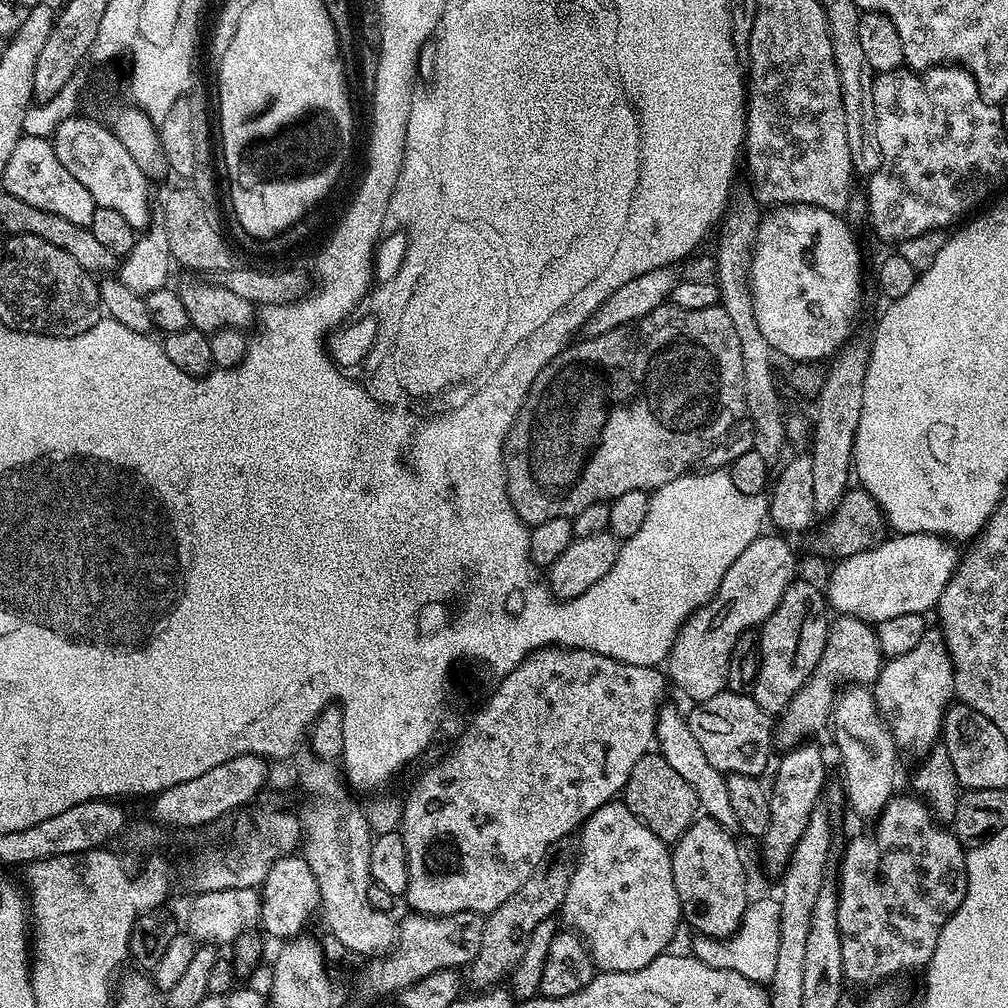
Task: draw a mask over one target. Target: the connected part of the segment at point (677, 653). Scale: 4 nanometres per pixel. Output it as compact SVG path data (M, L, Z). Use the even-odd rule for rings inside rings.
M761 534L734 558L734 566L726 570L726 578L716 593L692 614L676 635L666 661L666 676L692 702L709 700L714 694L725 691L730 650L734 650L742 634L759 629L764 620L774 614L778 602L782 602L782 594L786 594L786 586L797 579L796 552L784 541L787 539L783 535L775 535Z

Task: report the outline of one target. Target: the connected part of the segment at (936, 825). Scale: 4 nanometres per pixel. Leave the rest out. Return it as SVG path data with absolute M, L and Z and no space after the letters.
M893 794L890 802L881 810L879 816L873 823L874 827L867 834L862 834L852 839L842 858L840 866L840 884L838 883L838 930L840 931L840 941L842 942L842 966L844 967L845 981L852 982L852 979L861 980L867 986L876 986L881 982L888 982L891 976L896 976L899 972L912 972L915 968L923 969L930 962L934 954L934 946L938 946L938 934L942 934L942 926L962 906L962 898L966 898L966 886L968 885L968 875L966 874L966 848L958 842L958 838L953 834L951 827L945 826L933 816L932 811L924 803L919 795L900 796Z

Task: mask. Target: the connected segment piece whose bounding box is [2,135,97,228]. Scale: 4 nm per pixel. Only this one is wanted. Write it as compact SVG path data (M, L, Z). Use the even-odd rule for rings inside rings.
M21 136L18 146L14 146L14 154L10 154L10 162L6 162L6 170L2 173L3 191L14 194L14 198L22 198L29 206L38 206L38 210L50 210L50 214L62 214L69 222L88 228L94 222L96 203L90 198L90 190L58 162L58 154L54 154L51 139L43 140L33 136Z

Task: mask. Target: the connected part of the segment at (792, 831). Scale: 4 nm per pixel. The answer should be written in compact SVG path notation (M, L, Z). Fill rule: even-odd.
M805 742L787 749L784 757L775 765L776 777L770 780L770 830L762 838L764 844L764 868L770 875L779 877L798 846L798 838L806 834L810 818L818 810L816 804L824 792L824 779L828 776L828 764L824 761L824 752L816 742Z

